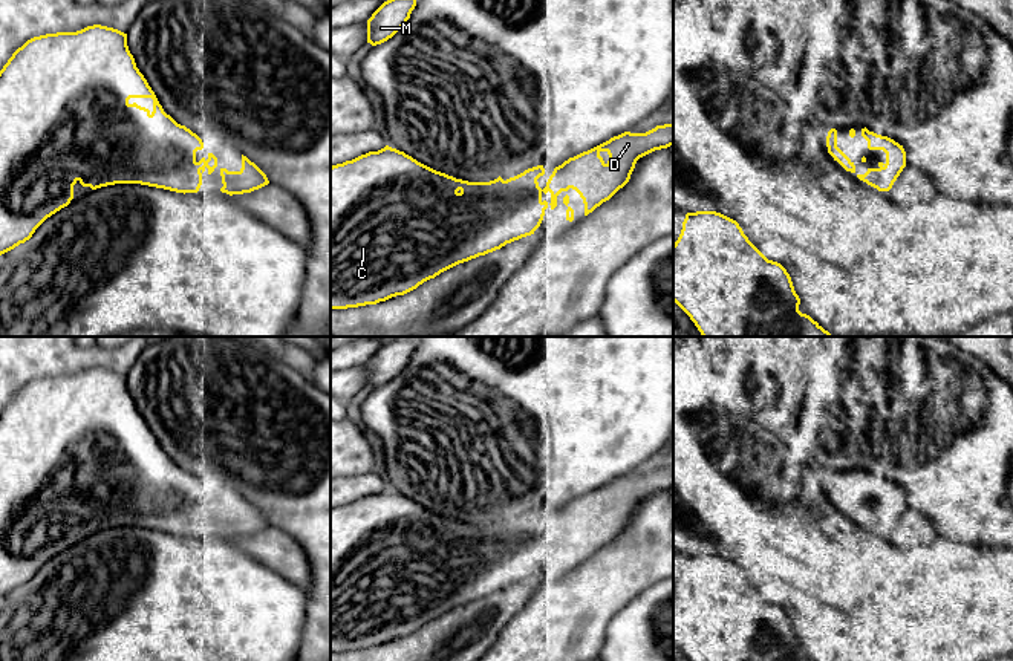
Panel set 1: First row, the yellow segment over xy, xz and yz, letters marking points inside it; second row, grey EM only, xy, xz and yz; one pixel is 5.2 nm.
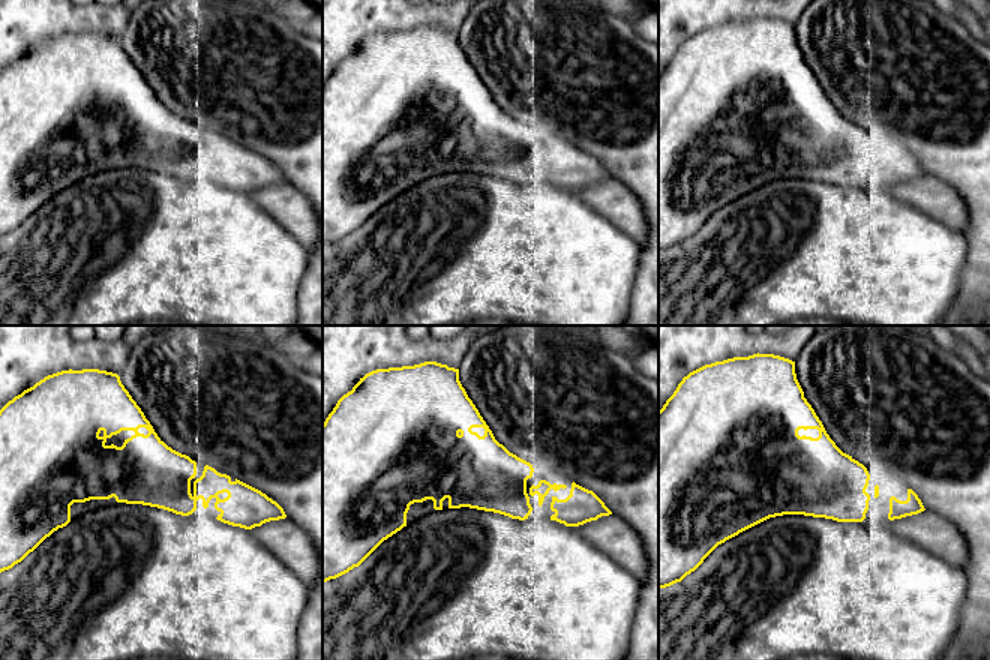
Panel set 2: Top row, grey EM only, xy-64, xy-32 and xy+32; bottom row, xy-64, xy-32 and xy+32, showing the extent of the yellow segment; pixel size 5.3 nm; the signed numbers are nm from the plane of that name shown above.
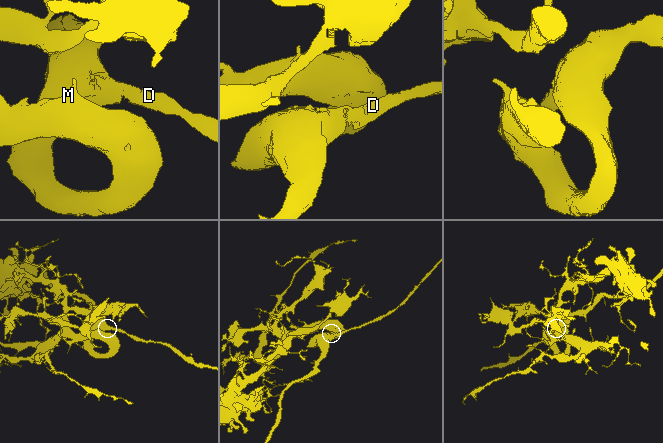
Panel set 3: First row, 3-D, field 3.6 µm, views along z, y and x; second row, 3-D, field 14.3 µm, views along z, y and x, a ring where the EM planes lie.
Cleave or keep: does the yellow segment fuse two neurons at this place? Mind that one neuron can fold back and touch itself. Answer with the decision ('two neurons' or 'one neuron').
one neuron

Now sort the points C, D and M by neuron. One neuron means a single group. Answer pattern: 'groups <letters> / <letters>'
groups C D M

